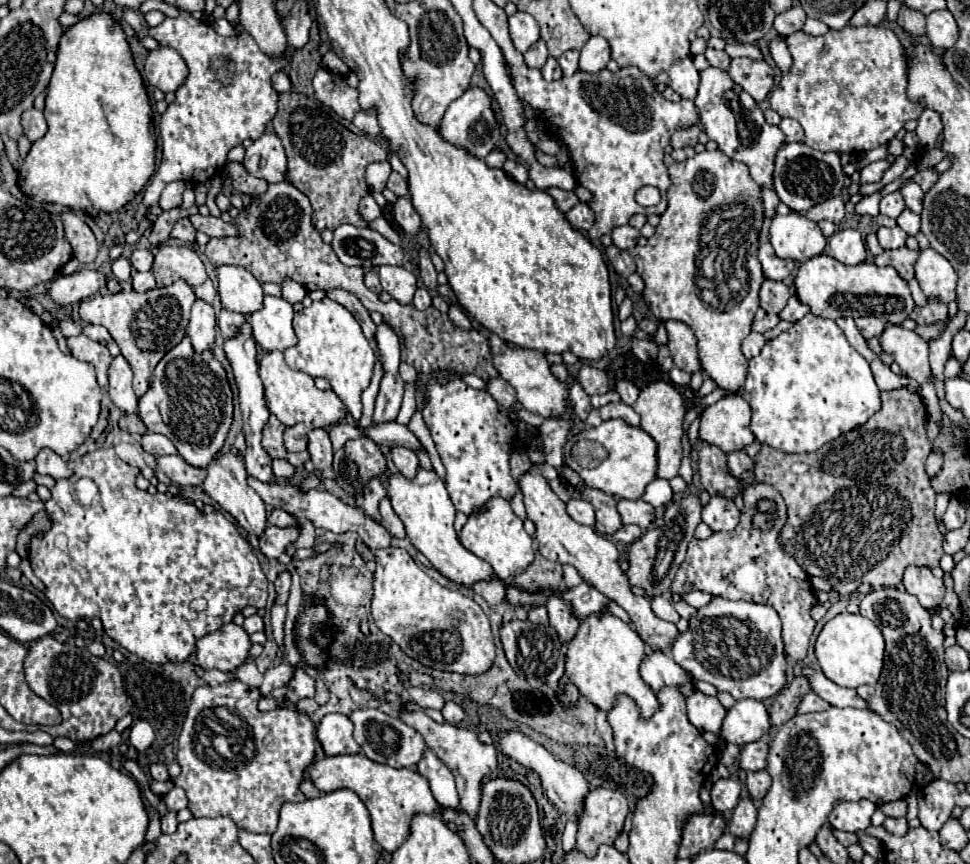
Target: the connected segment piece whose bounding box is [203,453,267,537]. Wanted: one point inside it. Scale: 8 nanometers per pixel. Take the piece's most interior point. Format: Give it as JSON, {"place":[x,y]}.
{"place":[225,482]}

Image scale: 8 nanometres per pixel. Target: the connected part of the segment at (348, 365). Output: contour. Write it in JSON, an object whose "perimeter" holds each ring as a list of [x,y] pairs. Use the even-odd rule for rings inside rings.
{"perimeter":[[[325,297],[321,301],[313,301],[313,305],[303,309],[301,313],[295,313],[293,327],[299,343],[285,351],[285,361],[289,363],[289,367],[303,371],[311,377],[329,379],[333,393],[347,405],[351,417],[359,421],[361,393],[369,387],[375,365],[375,351],[365,339],[361,325],[343,305]]]}

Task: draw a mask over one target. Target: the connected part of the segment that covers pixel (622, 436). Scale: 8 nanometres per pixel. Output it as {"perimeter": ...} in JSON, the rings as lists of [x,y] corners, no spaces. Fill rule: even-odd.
{"perimeter":[[[609,419],[609,421],[603,421],[599,427],[583,429],[579,435],[575,435],[567,441],[567,445],[563,447],[563,455],[565,455],[565,463],[573,471],[577,471],[589,487],[601,489],[601,491],[605,491],[609,495],[615,495],[619,499],[639,499],[639,497],[643,497],[645,487],[653,479],[657,479],[657,443],[655,443],[655,439],[649,433],[645,433],[641,427],[627,425],[623,419]],[[579,439],[601,441],[601,445],[605,445],[605,449],[609,451],[609,457],[595,469],[579,467],[569,455],[571,445]]]}

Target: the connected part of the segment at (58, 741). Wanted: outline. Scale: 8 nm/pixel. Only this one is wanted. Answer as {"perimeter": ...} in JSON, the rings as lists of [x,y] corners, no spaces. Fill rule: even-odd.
{"perimeter":[[[57,737],[54,739],[53,746],[61,752],[71,752],[77,746],[82,745],[84,747],[89,746],[90,742],[87,743],[75,743],[75,741],[71,741],[65,737]]]}

